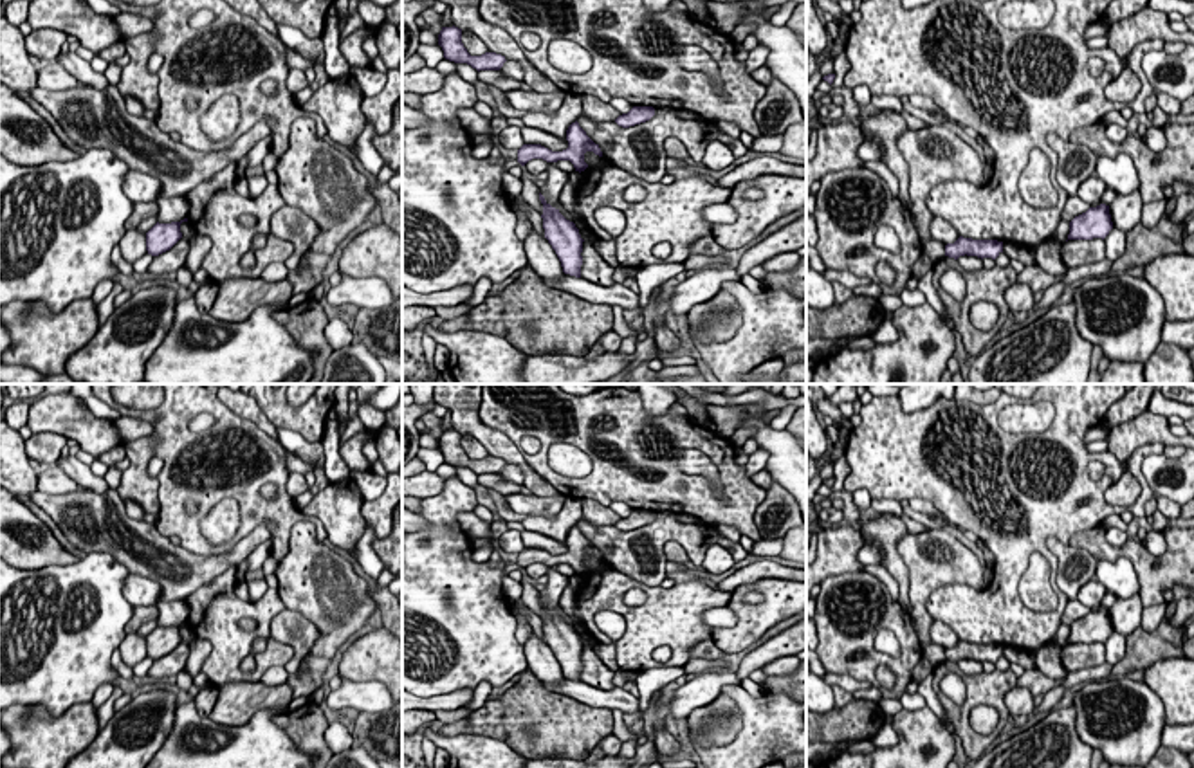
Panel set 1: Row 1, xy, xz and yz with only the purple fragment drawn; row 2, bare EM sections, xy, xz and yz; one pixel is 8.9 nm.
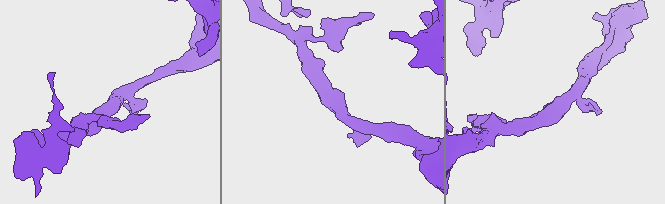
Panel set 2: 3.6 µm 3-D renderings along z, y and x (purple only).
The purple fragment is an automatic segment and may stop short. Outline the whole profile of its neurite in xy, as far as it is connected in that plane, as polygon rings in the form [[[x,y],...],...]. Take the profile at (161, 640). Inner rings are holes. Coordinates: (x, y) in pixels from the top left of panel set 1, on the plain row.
[[[188,622],[171,627],[155,627],[146,636],[146,654],[153,660],[148,676],[153,681],[161,681],[170,676],[177,676],[186,669],[189,656],[189,645],[182,642],[180,627]]]

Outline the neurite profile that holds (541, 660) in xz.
[[[534,633],[525,642],[525,656],[528,669],[537,676],[539,681],[557,683],[565,680],[556,654],[548,644]]]

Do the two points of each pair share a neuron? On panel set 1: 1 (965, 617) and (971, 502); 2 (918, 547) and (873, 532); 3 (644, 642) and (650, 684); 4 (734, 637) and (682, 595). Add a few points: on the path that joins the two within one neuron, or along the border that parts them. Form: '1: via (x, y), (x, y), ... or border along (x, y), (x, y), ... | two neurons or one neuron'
1: via (996, 592), (1005, 583), (1005, 536), (1001, 532) | one neuron
2: border along (906, 530), (897, 543), (897, 552), (909, 581) | two neurons
3: border along (682, 666), (655, 666), (637, 673) | two neurons
4: border along (713, 628), (709, 639) | two neurons

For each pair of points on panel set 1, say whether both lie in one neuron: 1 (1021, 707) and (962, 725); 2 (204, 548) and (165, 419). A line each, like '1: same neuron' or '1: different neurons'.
1: different neurons
2: same neuron

